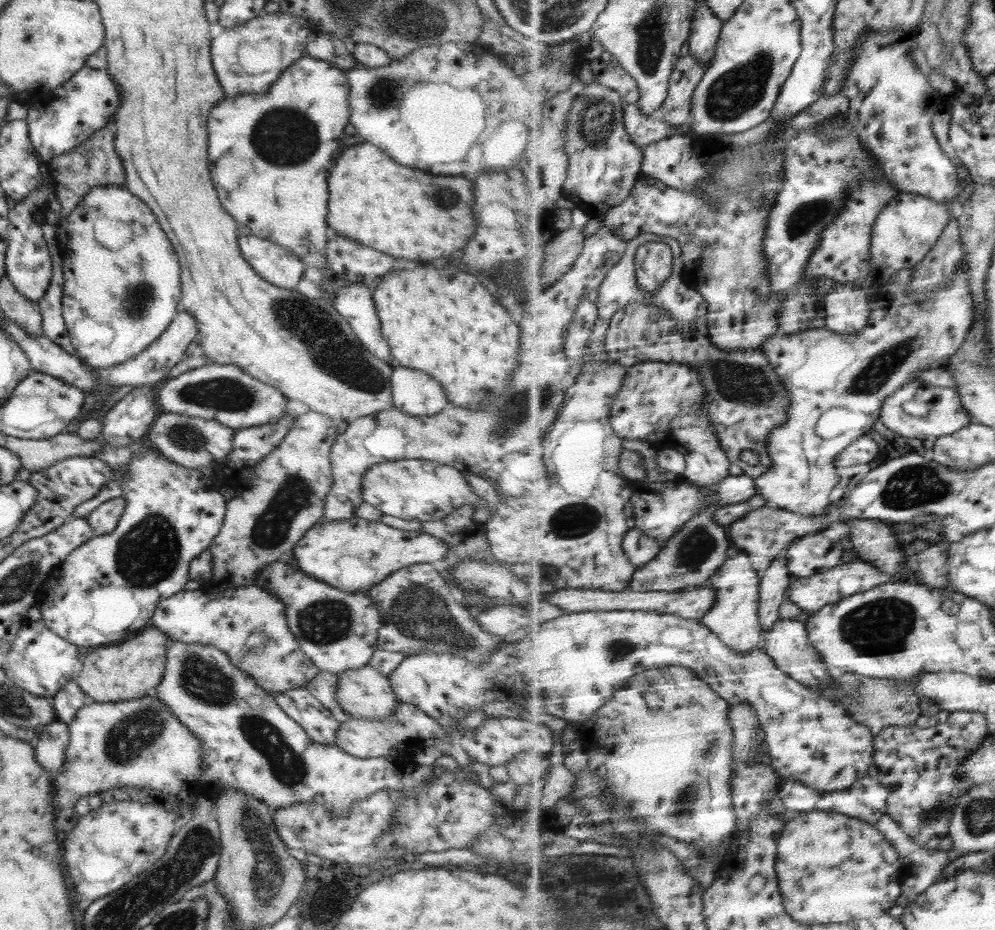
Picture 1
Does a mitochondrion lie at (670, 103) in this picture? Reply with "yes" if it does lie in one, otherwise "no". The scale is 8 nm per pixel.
no

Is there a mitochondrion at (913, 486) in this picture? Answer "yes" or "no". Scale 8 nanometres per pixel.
yes

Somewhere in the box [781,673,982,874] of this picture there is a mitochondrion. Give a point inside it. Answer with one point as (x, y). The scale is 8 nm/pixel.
(932, 817)

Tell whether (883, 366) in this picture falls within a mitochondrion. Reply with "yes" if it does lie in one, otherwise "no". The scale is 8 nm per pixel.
yes

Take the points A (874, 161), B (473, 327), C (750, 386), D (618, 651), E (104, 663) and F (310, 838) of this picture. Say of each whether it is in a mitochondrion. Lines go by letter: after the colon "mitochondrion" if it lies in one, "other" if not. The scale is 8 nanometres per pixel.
A: other
B: other
C: mitochondrion
D: mitochondrion
E: other
F: other

